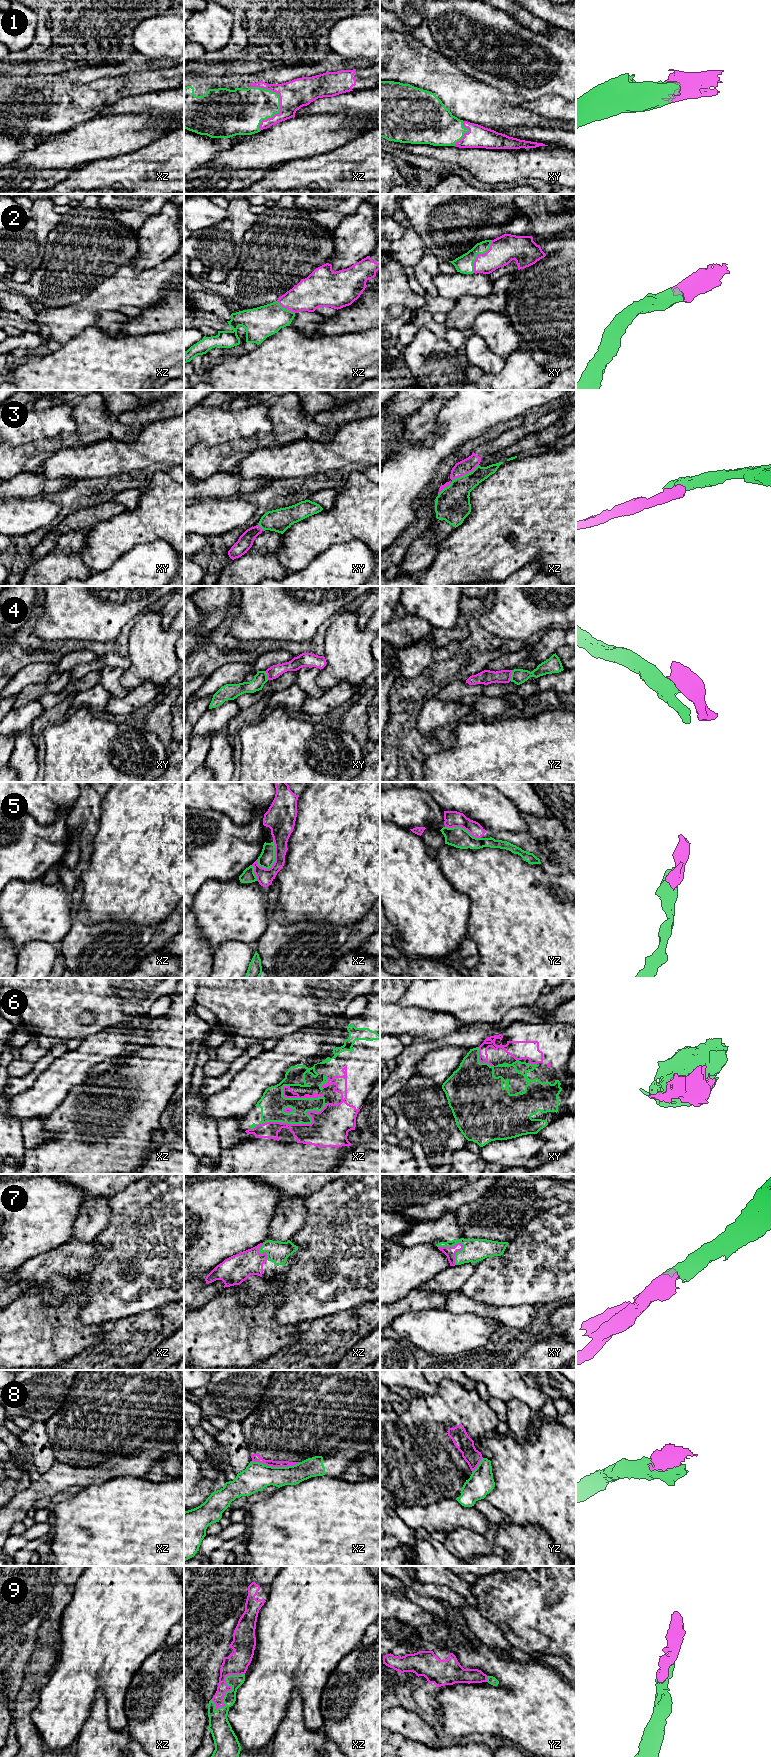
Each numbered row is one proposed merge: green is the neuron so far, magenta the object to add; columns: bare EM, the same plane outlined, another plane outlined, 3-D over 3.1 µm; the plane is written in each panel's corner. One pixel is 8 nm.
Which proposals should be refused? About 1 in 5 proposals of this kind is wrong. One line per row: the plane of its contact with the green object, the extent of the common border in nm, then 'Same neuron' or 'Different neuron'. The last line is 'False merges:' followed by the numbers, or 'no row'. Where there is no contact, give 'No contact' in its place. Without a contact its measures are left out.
1: Touches green in xz. Shared border 360 nm. Same neuron
2: Touches green in xy. Shared border 300 nm. Same neuron
3: Touches green in xz. Shared border 260 nm. Same neuron
4: Touches green in yz. Shared border 90 nm. Different neuron
5: Touches green in xz. Shared border 240 nm. Different neuron
6: Touches green in xz. Shared border 650 nm. Same neuron
7: Touches green in xy. Shared border 200 nm. Same neuron
8: Touches green in xz. Shared border 380 nm. Different neuron
9: Touches green in xz. Shared border 400 nm. Same neuron
False merges: 4, 5, 8

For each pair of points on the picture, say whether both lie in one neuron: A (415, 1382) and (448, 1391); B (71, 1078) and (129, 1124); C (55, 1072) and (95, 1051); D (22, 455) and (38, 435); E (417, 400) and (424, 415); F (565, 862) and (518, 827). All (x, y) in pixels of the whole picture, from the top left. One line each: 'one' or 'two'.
A: two
B: two
C: one
D: two
E: two
F: two

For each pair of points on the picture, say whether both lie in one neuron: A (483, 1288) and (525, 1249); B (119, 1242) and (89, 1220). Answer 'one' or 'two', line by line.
A: one
B: two

